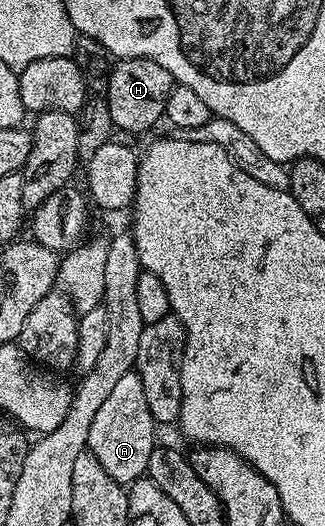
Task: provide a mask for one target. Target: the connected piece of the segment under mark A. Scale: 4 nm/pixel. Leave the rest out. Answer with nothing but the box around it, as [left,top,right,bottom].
[86,371,157,487]

